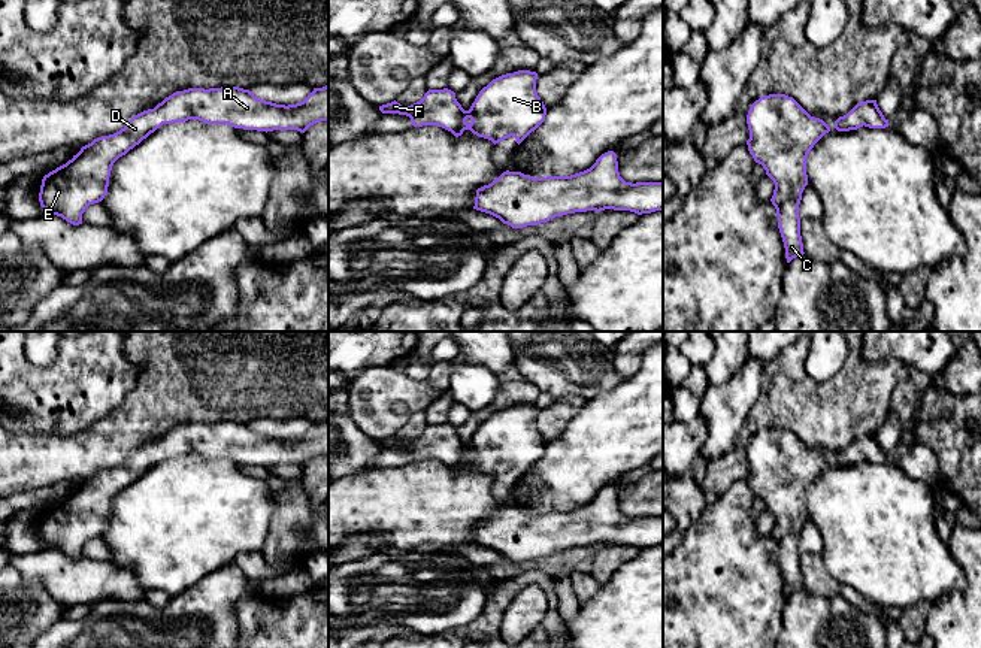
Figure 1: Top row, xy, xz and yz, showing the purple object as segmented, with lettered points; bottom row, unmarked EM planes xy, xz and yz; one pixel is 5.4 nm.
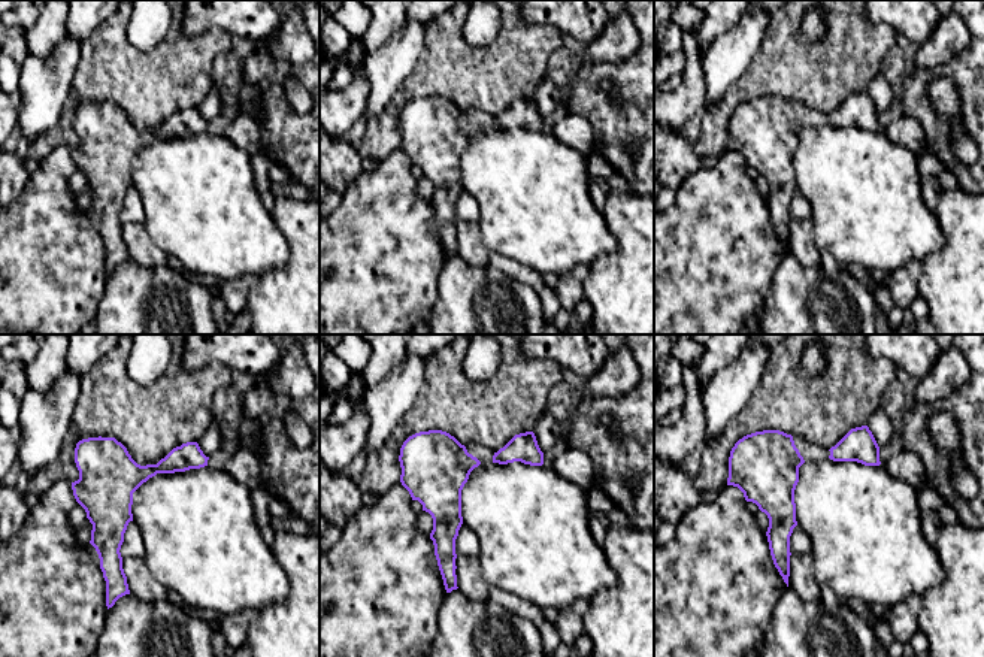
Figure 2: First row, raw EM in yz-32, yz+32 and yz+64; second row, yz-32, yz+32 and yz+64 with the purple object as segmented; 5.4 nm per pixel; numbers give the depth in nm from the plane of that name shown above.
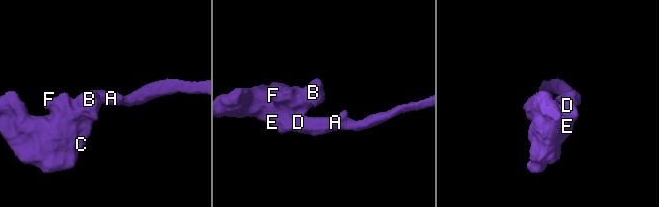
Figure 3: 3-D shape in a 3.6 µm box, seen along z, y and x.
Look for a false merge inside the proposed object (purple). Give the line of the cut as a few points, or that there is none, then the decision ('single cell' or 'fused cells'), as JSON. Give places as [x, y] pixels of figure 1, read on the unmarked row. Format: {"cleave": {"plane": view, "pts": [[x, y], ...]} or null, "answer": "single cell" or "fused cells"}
{"cleave": null, "answer": "single cell"}

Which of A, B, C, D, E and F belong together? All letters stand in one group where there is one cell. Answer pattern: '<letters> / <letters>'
A B C D E F

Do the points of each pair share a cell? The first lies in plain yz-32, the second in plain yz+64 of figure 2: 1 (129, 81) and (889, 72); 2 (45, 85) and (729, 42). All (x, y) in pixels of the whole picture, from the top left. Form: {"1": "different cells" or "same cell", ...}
{"1": "different cells", "2": "same cell"}

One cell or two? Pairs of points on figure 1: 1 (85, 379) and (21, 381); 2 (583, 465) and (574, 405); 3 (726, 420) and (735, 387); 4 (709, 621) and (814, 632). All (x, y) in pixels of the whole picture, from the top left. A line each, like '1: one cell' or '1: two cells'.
1: one cell
2: two cells
3: one cell
4: two cells

